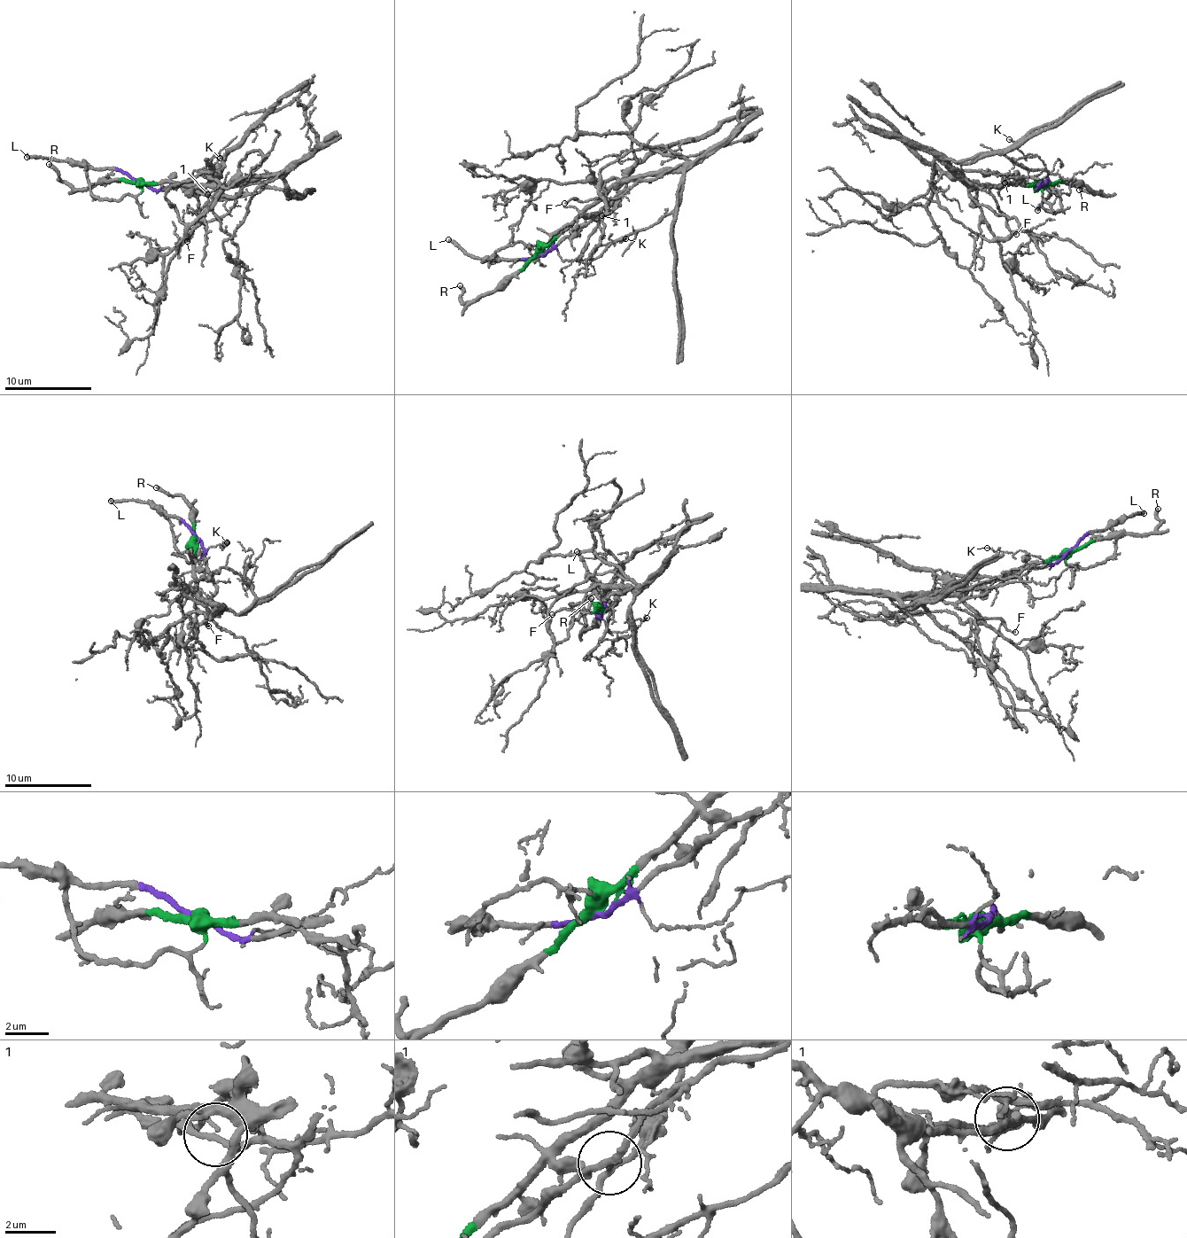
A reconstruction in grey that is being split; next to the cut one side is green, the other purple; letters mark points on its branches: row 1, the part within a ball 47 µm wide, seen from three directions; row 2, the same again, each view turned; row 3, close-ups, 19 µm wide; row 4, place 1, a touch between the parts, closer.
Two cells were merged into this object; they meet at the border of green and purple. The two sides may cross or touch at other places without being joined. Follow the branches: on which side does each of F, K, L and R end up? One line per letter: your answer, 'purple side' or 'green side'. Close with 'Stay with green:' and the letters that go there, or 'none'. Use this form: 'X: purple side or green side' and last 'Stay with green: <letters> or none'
F: purple side
K: purple side
L: purple side
R: green side
Stay with green: R

